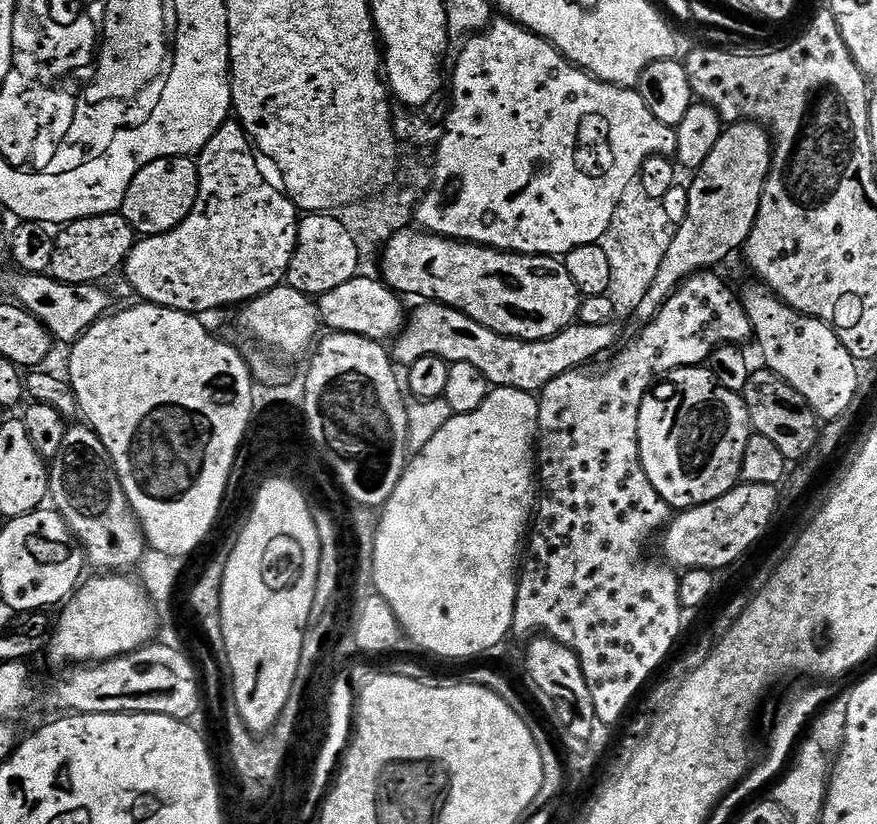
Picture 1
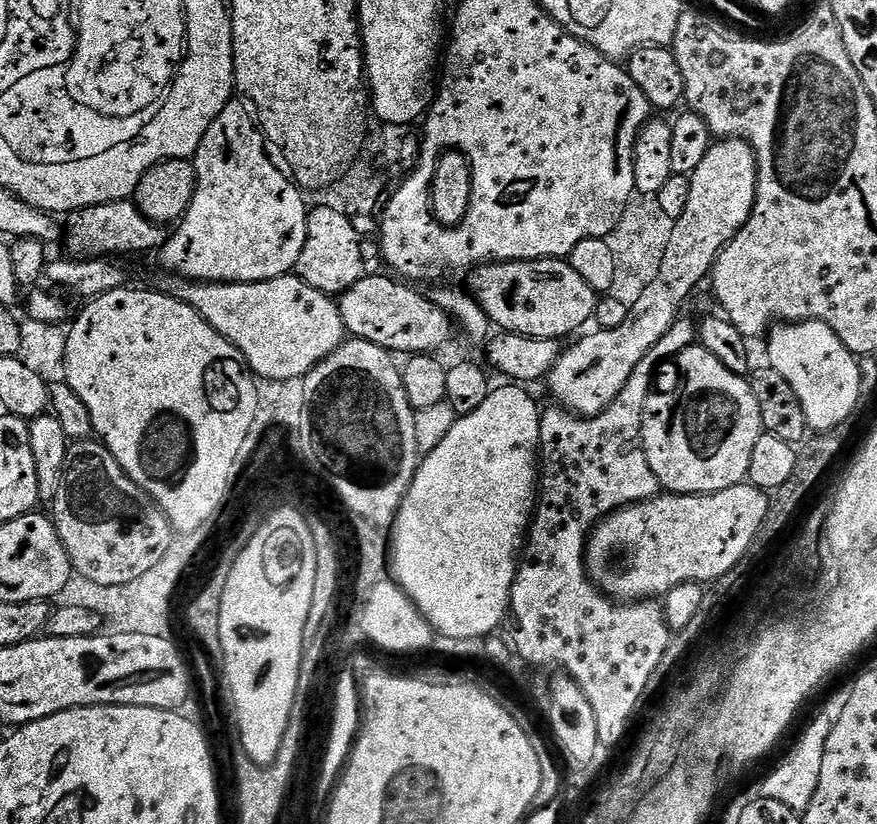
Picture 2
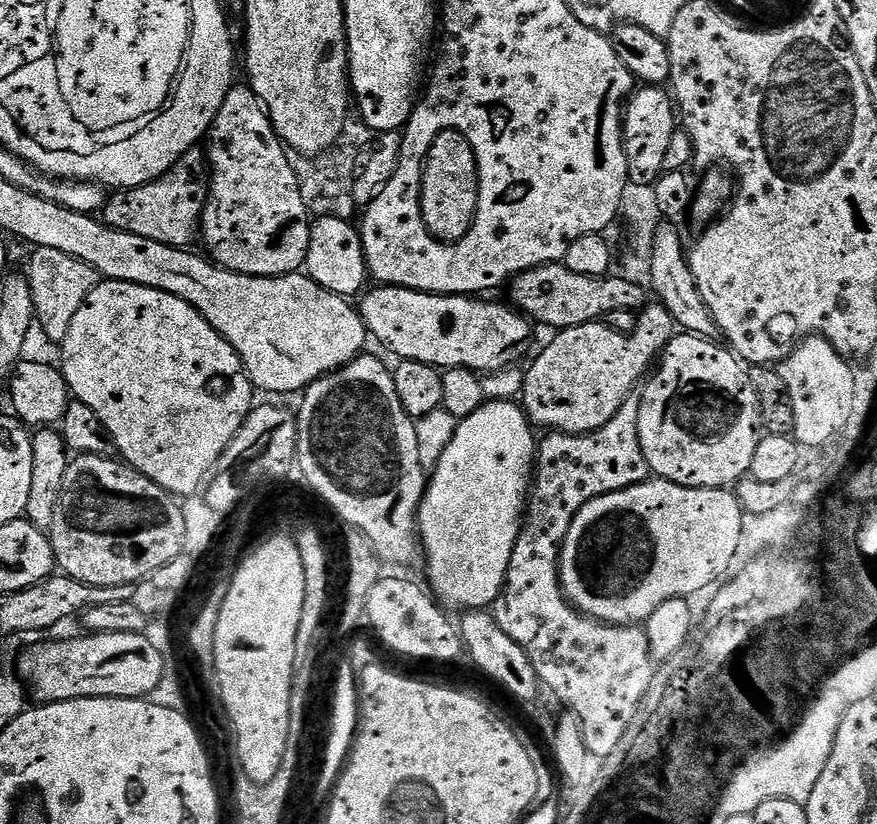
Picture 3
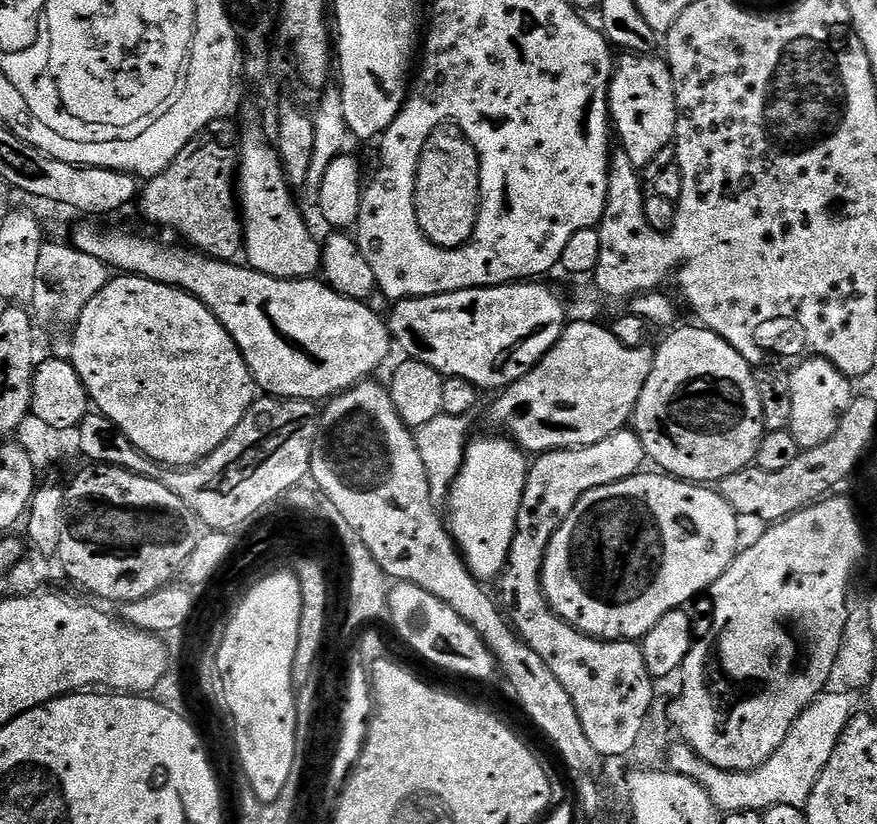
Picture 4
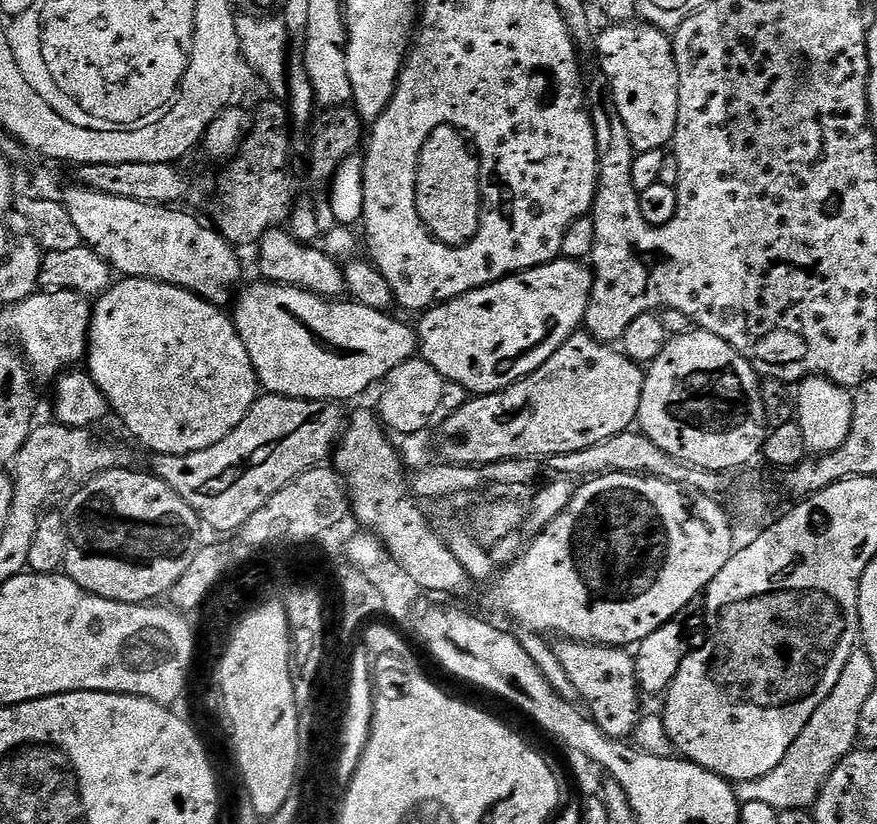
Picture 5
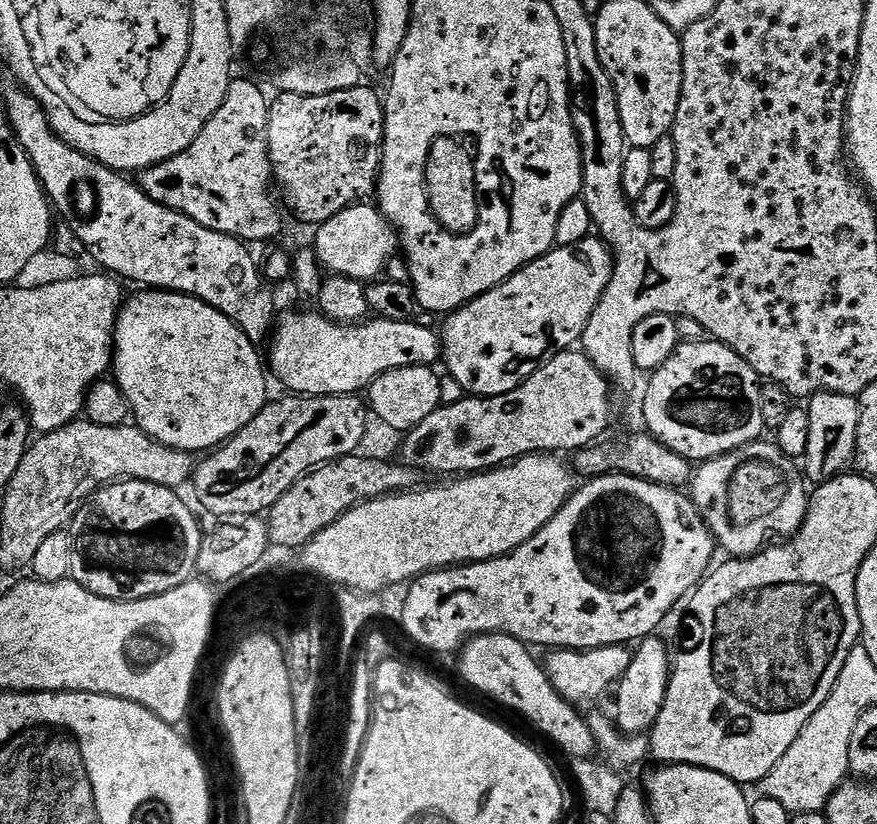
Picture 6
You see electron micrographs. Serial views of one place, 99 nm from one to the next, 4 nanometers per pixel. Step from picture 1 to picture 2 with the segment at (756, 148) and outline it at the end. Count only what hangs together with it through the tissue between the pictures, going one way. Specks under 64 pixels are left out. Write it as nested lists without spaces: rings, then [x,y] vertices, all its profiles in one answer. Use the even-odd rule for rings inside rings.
[[[727,137],[715,141],[707,150],[704,160],[700,163],[700,166],[689,175],[690,184],[690,195],[689,201],[686,202],[685,213],[682,214],[682,218],[674,221],[673,232],[668,243],[668,248],[666,248],[666,253],[664,253],[664,259],[662,259],[661,265],[658,266],[657,277],[654,278],[654,282],[651,282],[650,286],[647,287],[642,293],[642,298],[638,299],[633,306],[628,309],[628,317],[626,322],[622,322],[622,326],[617,328],[601,328],[599,330],[592,330],[589,336],[581,335],[580,341],[577,344],[572,344],[563,349],[558,358],[558,362],[552,371],[548,373],[546,377],[546,385],[552,391],[552,396],[559,407],[576,413],[577,416],[583,418],[585,416],[597,416],[602,414],[610,406],[610,402],[614,402],[614,398],[618,398],[618,394],[622,394],[622,386],[626,386],[626,382],[630,382],[630,374],[634,374],[634,366],[638,366],[638,362],[642,362],[642,358],[646,358],[646,354],[650,354],[650,350],[654,346],[658,346],[658,342],[662,342],[662,338],[666,338],[666,330],[670,330],[670,326],[674,326],[674,322],[681,319],[682,313],[680,312],[684,308],[684,303],[692,296],[692,291],[699,286],[700,283],[707,281],[709,279],[712,267],[716,265],[716,260],[720,256],[720,252],[724,249],[729,242],[740,232],[742,226],[746,224],[749,220],[750,214],[753,212],[754,202],[756,201],[757,194],[757,160],[756,155],[753,154],[752,147],[746,143],[740,137]]]

